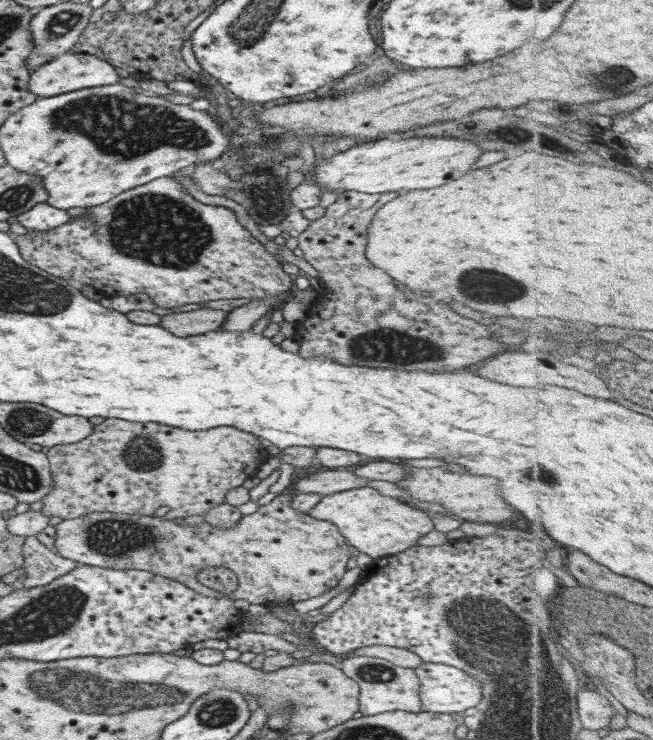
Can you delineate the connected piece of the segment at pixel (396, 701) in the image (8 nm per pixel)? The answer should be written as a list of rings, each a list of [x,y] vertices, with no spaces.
[[[350,655],[343,657],[339,667],[345,676],[357,683],[358,711],[361,712],[362,716],[375,716],[389,711],[410,713],[422,711],[417,693],[419,683],[412,668],[401,668],[380,658]]]

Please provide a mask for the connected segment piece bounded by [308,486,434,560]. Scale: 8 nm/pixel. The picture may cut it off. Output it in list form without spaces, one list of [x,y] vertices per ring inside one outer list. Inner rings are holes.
[[[355,488],[344,492],[323,495],[308,512],[319,520],[327,520],[341,533],[359,553],[367,554],[372,560],[403,553],[407,548],[417,545],[417,540],[434,530],[431,514],[412,504],[400,504],[397,500],[381,496],[373,488]]]

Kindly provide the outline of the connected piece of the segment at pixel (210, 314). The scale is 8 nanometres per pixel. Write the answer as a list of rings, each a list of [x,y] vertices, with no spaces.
[[[194,309],[187,312],[173,312],[164,315],[159,322],[165,330],[175,336],[197,336],[219,329],[228,312],[219,309]]]

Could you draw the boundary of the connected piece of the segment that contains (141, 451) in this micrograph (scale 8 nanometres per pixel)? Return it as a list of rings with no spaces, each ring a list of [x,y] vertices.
[[[103,420],[99,426],[94,426],[91,434],[80,442],[49,447],[46,458],[52,476],[52,490],[40,501],[42,507],[39,511],[48,517],[59,516],[62,520],[77,518],[94,512],[147,516],[161,514],[161,519],[167,520],[185,518],[193,514],[205,515],[209,509],[224,503],[224,497],[230,489],[239,487],[244,480],[253,475],[261,464],[259,454],[263,454],[263,449],[264,447],[259,443],[259,437],[247,432],[239,432],[235,428],[209,428],[209,430],[201,430],[201,432],[187,432],[187,430],[181,430],[181,428],[167,428],[163,424],[135,424],[135,422],[125,422],[125,420]]]

